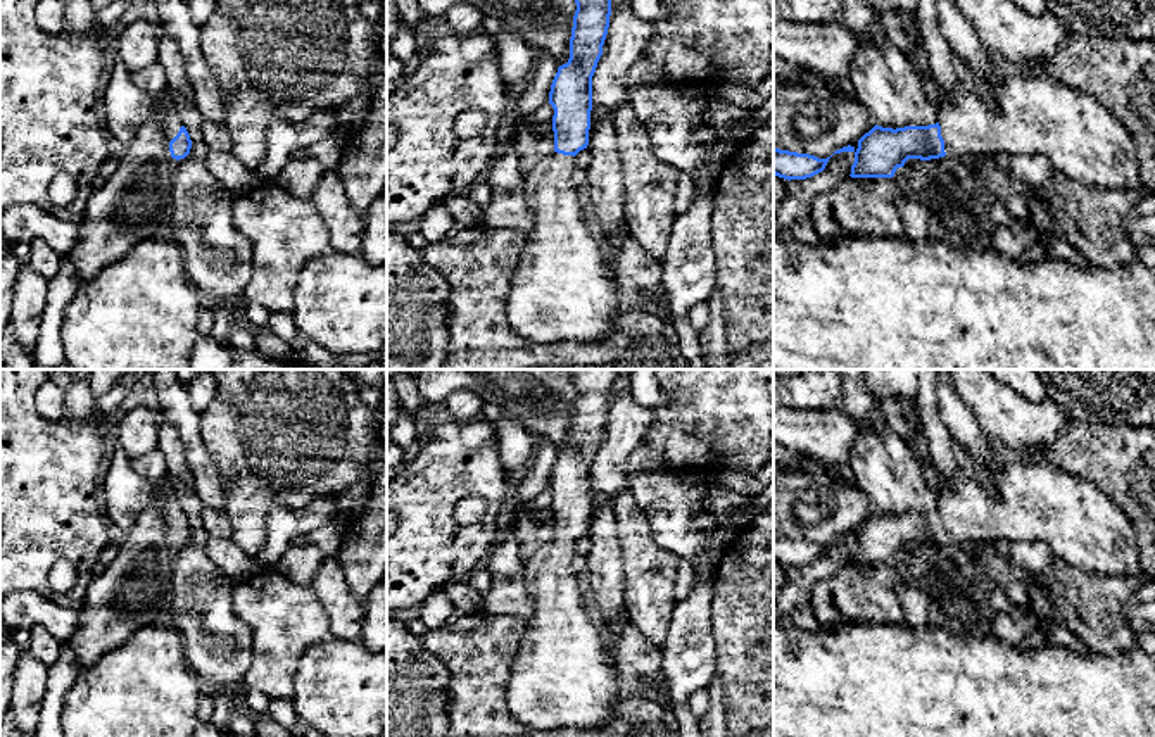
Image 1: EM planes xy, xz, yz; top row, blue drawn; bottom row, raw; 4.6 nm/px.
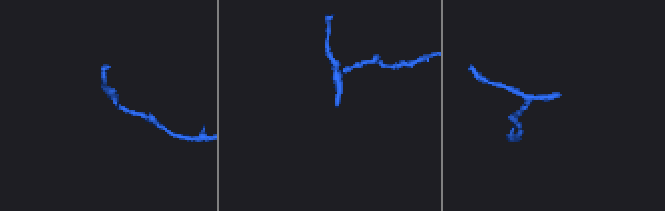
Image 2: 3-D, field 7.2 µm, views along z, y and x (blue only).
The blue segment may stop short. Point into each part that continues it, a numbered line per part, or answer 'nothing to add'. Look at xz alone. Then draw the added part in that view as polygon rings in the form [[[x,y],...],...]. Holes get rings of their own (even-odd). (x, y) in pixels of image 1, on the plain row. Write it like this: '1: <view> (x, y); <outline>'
1: xz (563, 675); [[[552,539],[540,545],[523,564],[523,578],[533,597],[535,611],[527,620],[527,632],[511,661],[506,701],[511,715],[532,728],[556,727],[577,730],[599,730],[615,718],[615,704],[627,690],[627,682],[618,675],[601,625],[596,625],[584,606],[580,580],[570,571],[575,544]]]

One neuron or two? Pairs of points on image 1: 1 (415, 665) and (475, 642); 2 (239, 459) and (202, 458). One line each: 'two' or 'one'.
1: two
2: two

